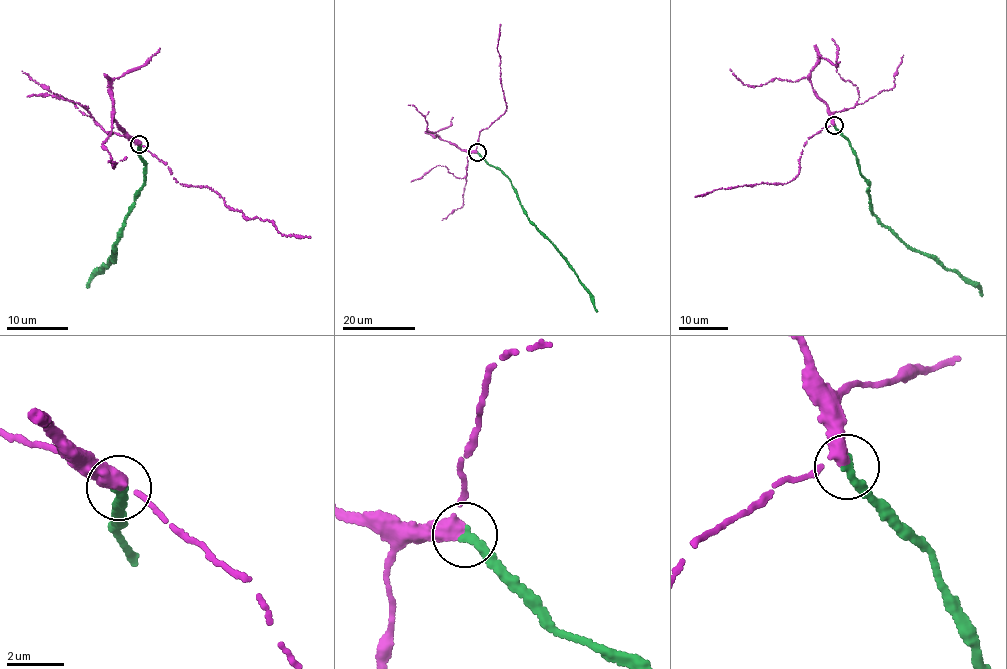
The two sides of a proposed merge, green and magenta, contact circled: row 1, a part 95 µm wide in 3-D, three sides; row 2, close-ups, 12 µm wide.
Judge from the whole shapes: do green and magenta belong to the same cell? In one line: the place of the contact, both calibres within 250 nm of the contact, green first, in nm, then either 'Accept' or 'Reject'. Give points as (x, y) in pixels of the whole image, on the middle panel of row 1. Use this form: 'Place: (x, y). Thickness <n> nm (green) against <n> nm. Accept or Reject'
Place: (477, 152). Thickness 360 nm (green) against 360 nm. Accept

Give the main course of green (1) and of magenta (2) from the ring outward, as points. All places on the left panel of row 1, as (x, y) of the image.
1: (139, 144), (145, 170), (144, 185), (124, 219), (112, 260), (104, 263), (86, 287)
2: (139, 144), (164, 162), (180, 183), (207, 186), (231, 209), (248, 219), (270, 221), (283, 235), (310, 236)

